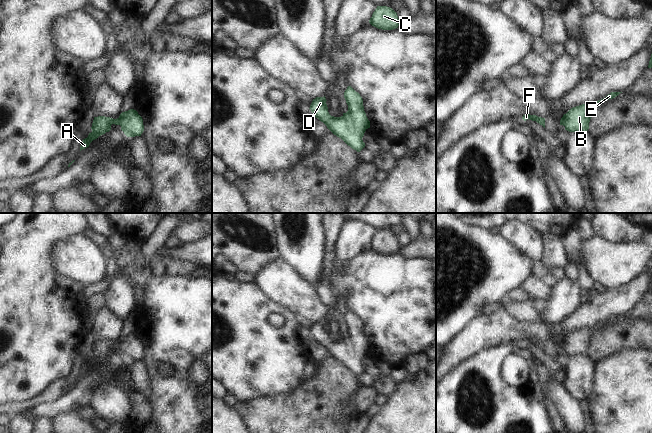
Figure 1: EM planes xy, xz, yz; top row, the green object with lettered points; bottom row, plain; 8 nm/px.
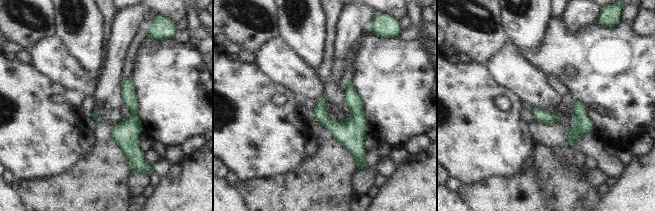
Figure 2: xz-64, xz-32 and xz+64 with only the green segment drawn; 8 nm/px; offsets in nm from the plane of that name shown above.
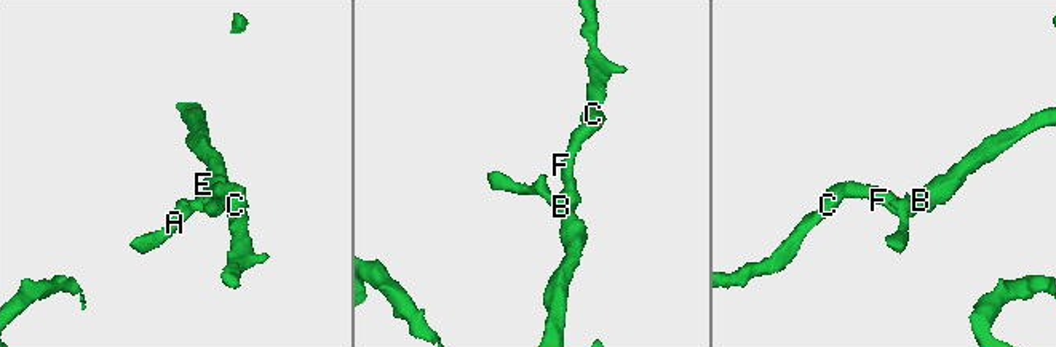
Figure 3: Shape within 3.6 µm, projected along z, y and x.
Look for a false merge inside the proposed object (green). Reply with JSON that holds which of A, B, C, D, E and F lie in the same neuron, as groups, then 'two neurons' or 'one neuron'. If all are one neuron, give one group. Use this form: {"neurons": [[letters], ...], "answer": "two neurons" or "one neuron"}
{"neurons": [["A", "B", "C", "D", "E", "F"]], "answer": "one neuron"}

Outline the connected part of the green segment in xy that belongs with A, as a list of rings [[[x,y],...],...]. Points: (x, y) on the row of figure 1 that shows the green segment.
[[[134,109],[122,112],[117,119],[105,116],[94,117],[92,132],[81,142],[80,151],[89,147],[90,143],[99,136],[109,132],[112,124],[120,125],[127,137],[141,136],[144,131],[143,119]]]

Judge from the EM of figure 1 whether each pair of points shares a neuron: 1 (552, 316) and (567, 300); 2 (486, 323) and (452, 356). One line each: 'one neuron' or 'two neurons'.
1: one neuron
2: one neuron

